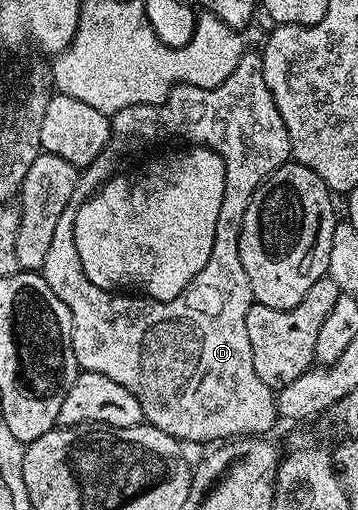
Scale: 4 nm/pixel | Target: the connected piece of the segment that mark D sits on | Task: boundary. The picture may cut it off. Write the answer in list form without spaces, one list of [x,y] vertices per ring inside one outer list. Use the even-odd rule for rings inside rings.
[[[244,51],[237,70],[221,86],[198,88],[177,84],[163,103],[125,106],[125,110],[114,112],[110,121],[112,153],[127,152],[166,136],[176,136],[187,140],[183,142],[188,145],[211,148],[223,159],[227,180],[221,210],[217,213],[217,227],[213,230],[209,262],[201,266],[201,274],[177,298],[148,300],[125,294],[125,316],[129,312],[129,320],[115,316],[115,304],[111,300],[116,293],[93,286],[85,278],[75,245],[76,206],[84,204],[113,175],[112,153],[105,151],[82,169],[71,203],[65,206],[61,218],[57,218],[57,230],[53,230],[53,239],[49,241],[41,275],[49,290],[69,306],[73,354],[82,371],[105,374],[105,378],[121,382],[125,390],[142,400],[150,411],[151,408],[155,411],[149,422],[175,440],[183,442],[204,436],[215,440],[211,442],[226,442],[232,439],[233,432],[223,424],[235,424],[238,420],[251,424],[254,420],[271,420],[277,416],[276,393],[253,370],[253,346],[249,346],[249,330],[245,326],[253,297],[249,274],[241,266],[241,226],[247,205],[241,202],[236,209],[233,206],[235,188],[244,188],[247,194],[254,192],[267,181],[269,174],[292,159],[285,122],[281,122],[273,94],[265,86],[262,55],[258,51]],[[133,331],[139,340],[135,352],[131,352]],[[150,342],[151,360],[155,364],[139,364]]]

